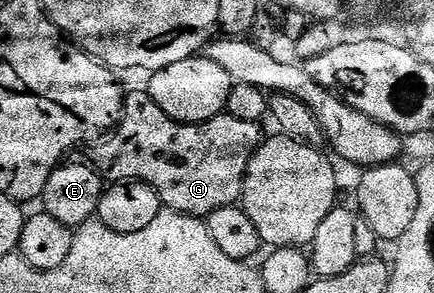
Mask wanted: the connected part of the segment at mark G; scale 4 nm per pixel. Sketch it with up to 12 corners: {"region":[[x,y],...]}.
{"region":[[147,90],[91,148],[167,210],[241,202],[260,123],[179,123]]}

